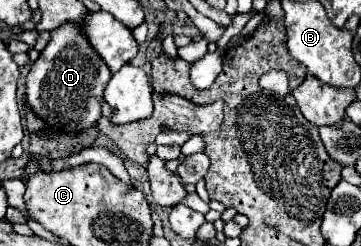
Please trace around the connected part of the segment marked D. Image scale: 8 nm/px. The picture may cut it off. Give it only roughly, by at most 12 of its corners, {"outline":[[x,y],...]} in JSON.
{"outline":[[76,28],[52,32],[26,104],[80,134],[112,74]]}

